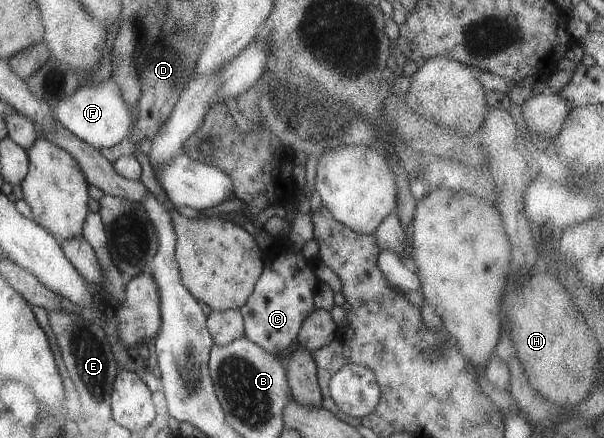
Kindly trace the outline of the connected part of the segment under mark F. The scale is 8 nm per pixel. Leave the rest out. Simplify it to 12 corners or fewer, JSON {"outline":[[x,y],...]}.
{"outline":[[111,80],[82,84],[54,114],[99,151],[121,143],[131,109]]}

